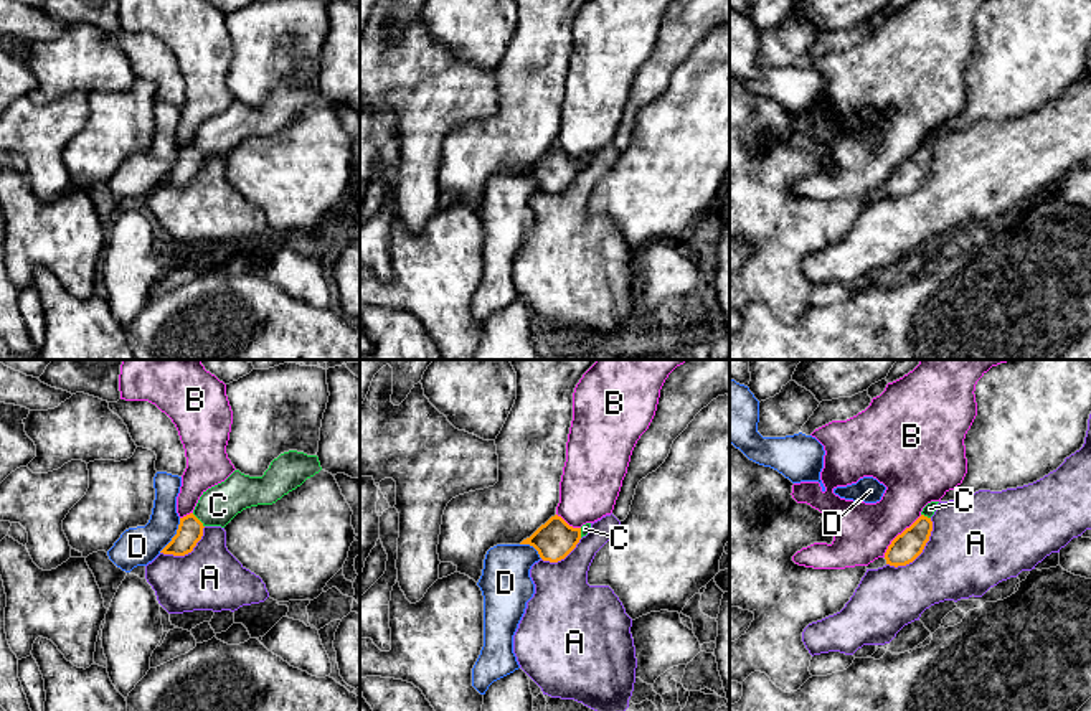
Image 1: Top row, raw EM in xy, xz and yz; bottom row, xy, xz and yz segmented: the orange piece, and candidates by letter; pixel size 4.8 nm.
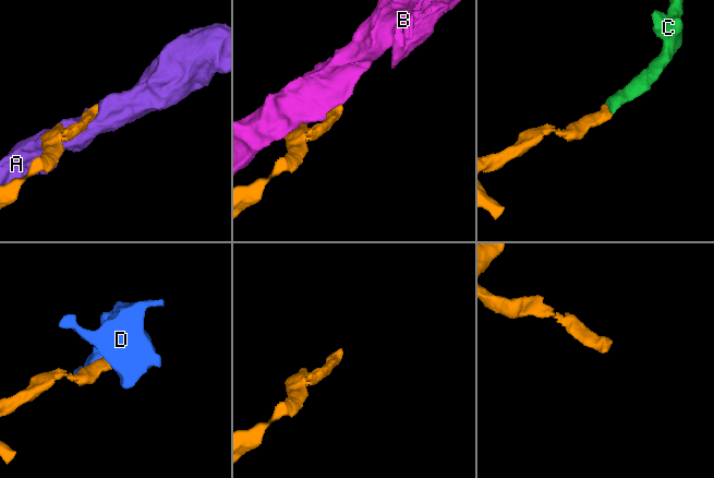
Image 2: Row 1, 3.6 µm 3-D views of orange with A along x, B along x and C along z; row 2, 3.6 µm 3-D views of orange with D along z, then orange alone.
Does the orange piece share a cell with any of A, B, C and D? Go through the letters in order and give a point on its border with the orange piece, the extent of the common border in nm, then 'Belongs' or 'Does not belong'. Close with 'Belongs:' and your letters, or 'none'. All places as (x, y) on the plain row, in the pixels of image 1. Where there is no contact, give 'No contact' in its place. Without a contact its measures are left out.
A: Touches orange at yz (920, 183). Shared border 320 nm. Does not belong
B: Touches orange at yz (898, 165). Shared border 280 nm. Does not belong
C: Touches orange at xy (198, 150). Shared border 90 nm. Belongs
D: Touches orange at xy (175, 165). Shared border 200 nm. Does not belong
Belongs: C

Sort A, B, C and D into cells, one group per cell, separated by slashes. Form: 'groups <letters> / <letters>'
groups A / B / C / D

